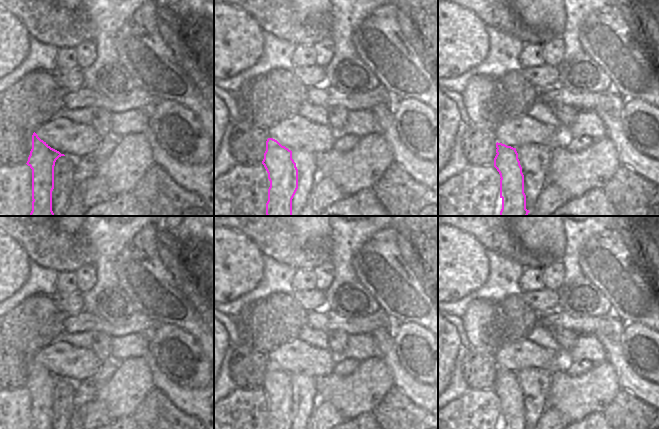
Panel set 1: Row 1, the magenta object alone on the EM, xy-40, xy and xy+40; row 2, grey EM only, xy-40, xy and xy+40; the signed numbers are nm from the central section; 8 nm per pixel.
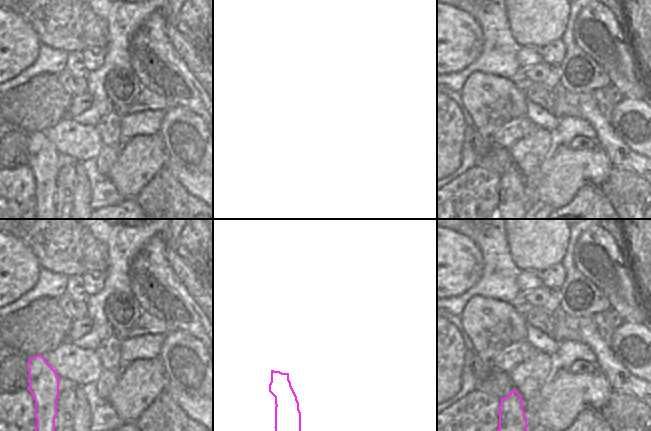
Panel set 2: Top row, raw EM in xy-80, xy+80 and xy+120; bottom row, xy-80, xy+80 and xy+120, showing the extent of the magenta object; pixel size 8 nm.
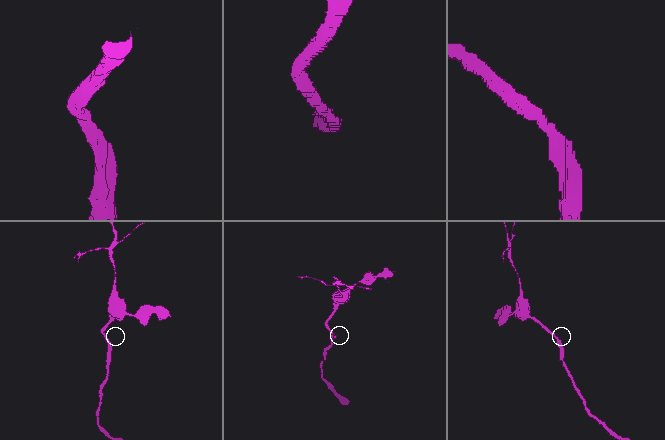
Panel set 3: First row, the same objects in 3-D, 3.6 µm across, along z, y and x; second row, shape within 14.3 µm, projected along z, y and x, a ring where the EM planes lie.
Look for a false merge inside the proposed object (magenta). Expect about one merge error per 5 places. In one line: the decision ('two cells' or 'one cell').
one cell

